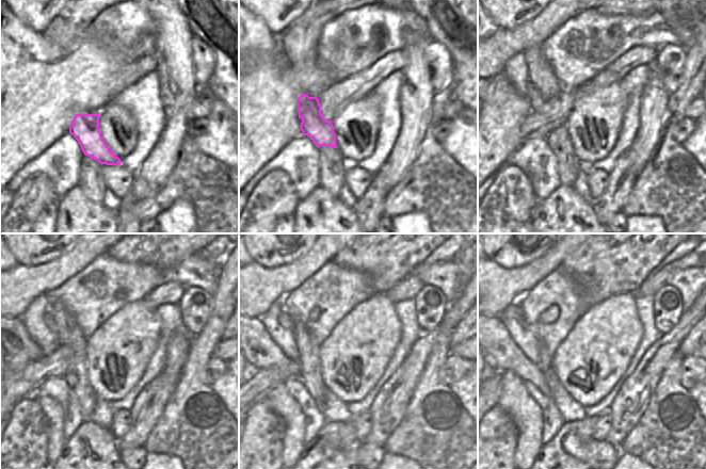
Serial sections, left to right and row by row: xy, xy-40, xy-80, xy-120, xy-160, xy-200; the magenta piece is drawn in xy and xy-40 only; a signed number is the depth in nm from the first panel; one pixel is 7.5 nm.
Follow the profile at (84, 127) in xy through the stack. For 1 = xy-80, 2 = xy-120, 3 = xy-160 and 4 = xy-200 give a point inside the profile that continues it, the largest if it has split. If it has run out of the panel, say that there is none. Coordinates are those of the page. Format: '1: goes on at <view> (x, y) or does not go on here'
1: goes on at xy-80 (550, 112)
2: goes on at xy-120 (68, 352)
3: goes on at xy-160 (284, 319)
4: goes on at xy-200 (511, 311)

